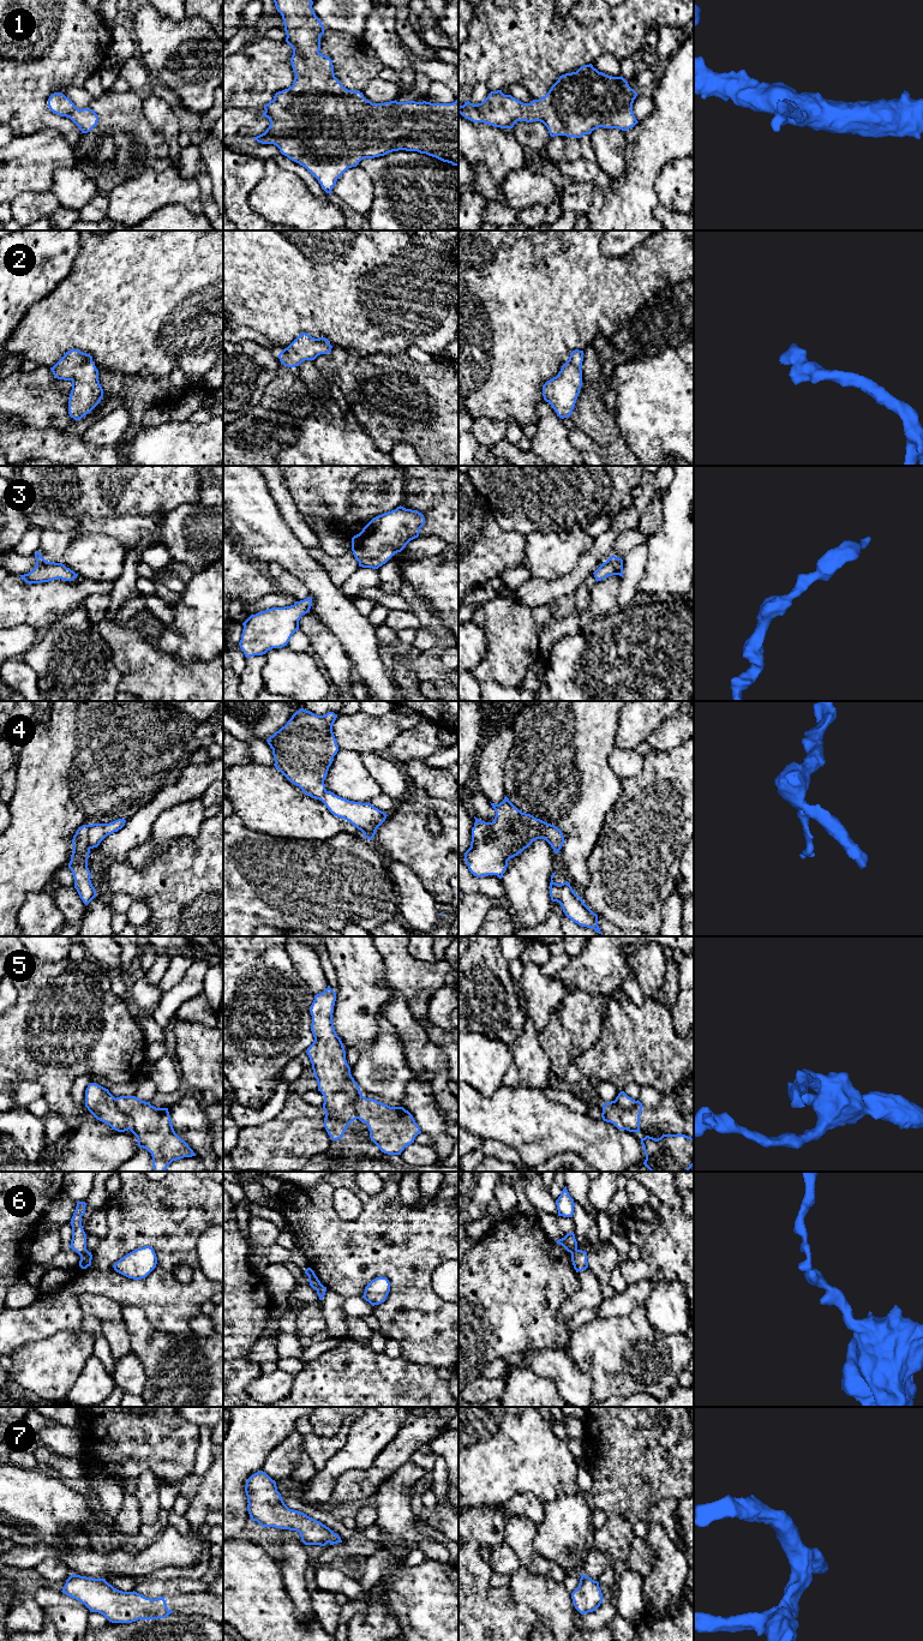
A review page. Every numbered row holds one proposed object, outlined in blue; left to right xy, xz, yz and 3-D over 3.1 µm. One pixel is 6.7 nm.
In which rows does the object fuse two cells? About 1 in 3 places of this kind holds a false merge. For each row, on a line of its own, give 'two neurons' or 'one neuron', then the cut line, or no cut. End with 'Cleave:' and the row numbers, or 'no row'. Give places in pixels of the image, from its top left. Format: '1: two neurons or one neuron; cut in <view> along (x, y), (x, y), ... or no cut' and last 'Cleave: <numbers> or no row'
1: one neuron; no cut
2: one neuron; no cut
3: one neuron; no cut
4: two neurons; cut in xy along (90, 825), (88, 831), (89, 848)
5: two neurons; cut in xy along (114, 1099), (118, 1107), (129, 1118), (130, 1129)
6: two neurons; cut in xy along (87, 1250), (79, 1255)
7: one neuron; no cut
Cleave: 4, 5, 6

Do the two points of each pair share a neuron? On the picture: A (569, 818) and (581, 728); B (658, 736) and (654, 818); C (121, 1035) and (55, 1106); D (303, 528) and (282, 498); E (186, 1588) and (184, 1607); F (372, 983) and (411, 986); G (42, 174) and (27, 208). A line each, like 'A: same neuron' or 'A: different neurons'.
A: same neuron
B: different neurons
C: same neuron
D: same neuron
E: different neurons
F: different neurons
G: different neurons

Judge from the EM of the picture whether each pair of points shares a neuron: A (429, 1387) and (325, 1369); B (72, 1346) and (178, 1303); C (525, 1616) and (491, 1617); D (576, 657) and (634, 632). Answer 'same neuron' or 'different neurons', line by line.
A: same neuron
B: different neurons
C: same neuron
D: same neuron

